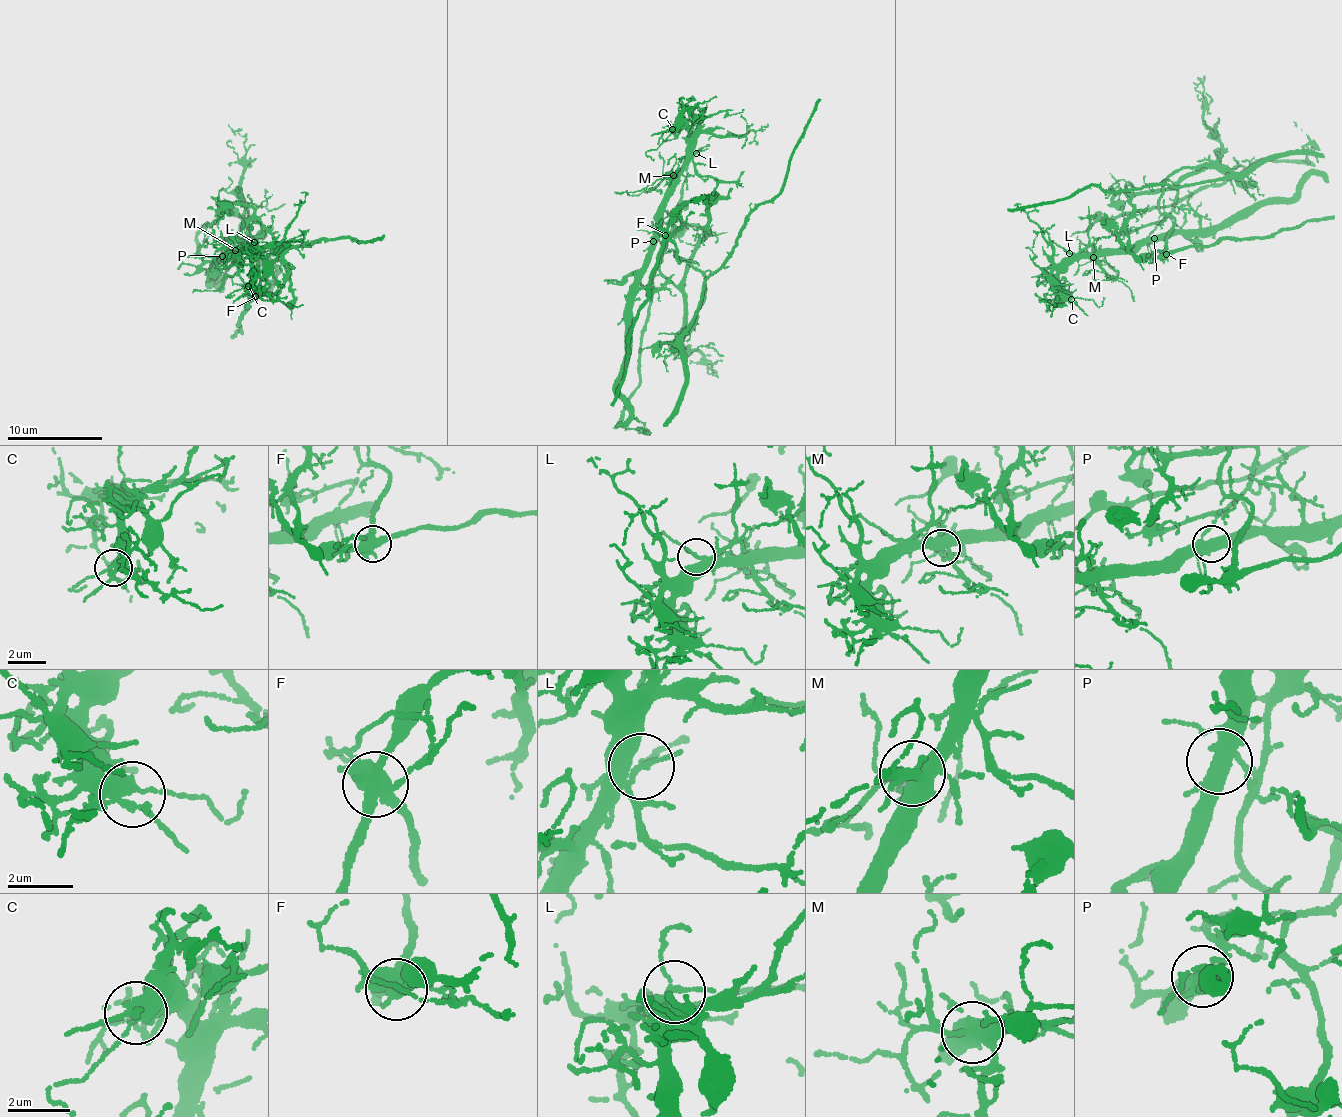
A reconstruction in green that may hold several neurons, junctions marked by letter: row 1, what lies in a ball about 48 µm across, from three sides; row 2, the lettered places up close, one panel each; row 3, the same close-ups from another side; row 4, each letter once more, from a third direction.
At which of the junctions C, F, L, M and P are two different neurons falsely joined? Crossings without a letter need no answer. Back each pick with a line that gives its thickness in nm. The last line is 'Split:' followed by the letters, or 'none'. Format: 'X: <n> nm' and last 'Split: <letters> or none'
F: 440 nm
P: 420 nm
Split: F, P

